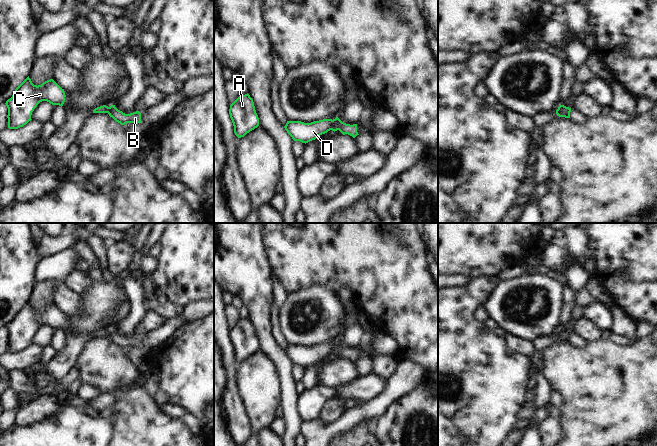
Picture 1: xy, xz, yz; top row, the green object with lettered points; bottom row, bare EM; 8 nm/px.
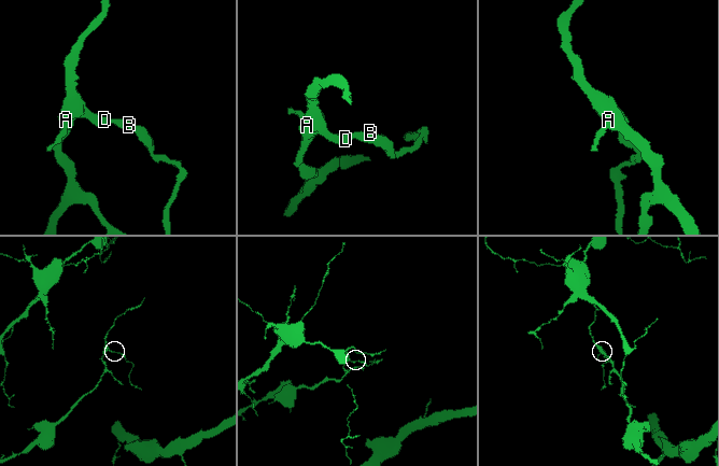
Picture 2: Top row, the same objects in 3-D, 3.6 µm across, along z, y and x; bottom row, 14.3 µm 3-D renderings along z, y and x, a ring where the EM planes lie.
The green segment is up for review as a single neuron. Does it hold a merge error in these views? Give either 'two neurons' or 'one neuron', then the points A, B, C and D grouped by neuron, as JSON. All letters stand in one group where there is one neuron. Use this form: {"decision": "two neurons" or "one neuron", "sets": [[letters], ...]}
{"decision": "one neuron", "sets": [["A", "B", "C", "D"]]}

